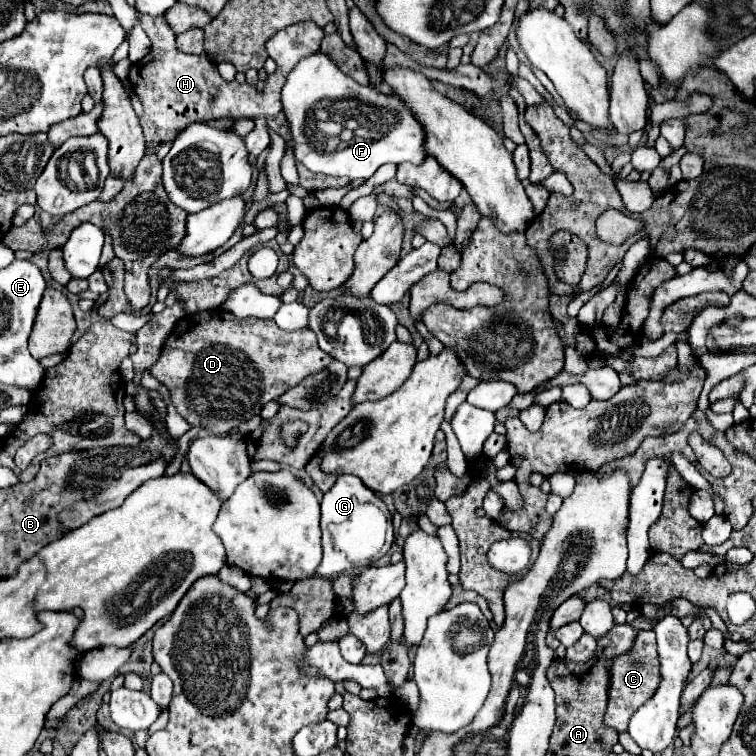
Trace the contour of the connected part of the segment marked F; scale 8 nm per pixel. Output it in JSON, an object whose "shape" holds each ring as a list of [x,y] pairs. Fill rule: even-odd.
{"shape":[[[317,51],[295,65],[283,87],[281,101],[283,111],[291,123],[291,135],[295,139],[295,159],[313,173],[349,177],[351,181],[355,181],[369,179],[385,163],[421,165],[421,161],[425,161],[427,157],[423,145],[425,131],[417,117],[413,117],[409,107],[405,107],[405,103],[399,101],[397,95],[385,95],[371,85],[369,87],[357,85],[323,51]],[[361,103],[371,105],[371,109],[357,109]]]}

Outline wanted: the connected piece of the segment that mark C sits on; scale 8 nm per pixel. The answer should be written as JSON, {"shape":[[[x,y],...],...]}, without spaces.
{"shape":[[[639,631],[633,649],[629,653],[613,659],[605,725],[617,729],[619,733],[627,731],[631,715],[655,693],[659,683],[661,683],[661,675],[659,675],[659,657],[657,657],[657,647],[655,647],[655,633],[653,631]]]}

